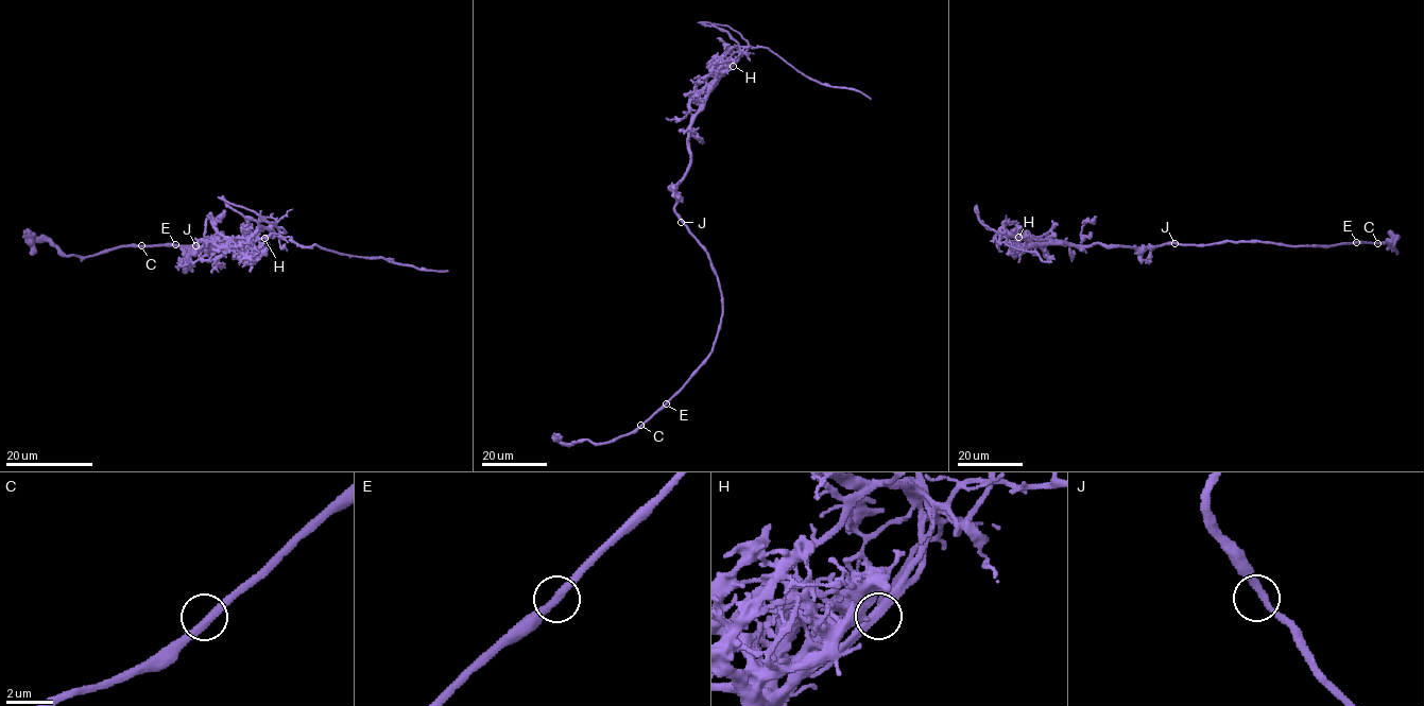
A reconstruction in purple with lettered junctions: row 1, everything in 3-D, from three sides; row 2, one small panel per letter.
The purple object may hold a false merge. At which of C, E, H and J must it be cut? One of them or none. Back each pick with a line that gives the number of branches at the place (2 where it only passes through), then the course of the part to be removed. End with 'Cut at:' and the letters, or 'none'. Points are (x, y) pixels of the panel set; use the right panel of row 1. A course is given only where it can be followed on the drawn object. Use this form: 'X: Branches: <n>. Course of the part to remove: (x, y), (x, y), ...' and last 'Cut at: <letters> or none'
H: Branches: 2. Course of the part to remove: (1017, 237), (1001, 228), (1000, 243), (1035, 252), (1043, 261), (1051, 261)
Cut at: H

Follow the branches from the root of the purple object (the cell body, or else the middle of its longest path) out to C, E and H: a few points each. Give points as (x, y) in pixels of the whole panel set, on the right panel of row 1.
C: (1173, 243), (1264, 241), (1290, 246), (1377, 243)
E: (1173, 243), (1264, 241), (1290, 246), (1334, 246), (1356, 242)
H: (1173, 243), (1134, 248), (1099, 243), (1065, 245), (1049, 239), (1017, 237)

